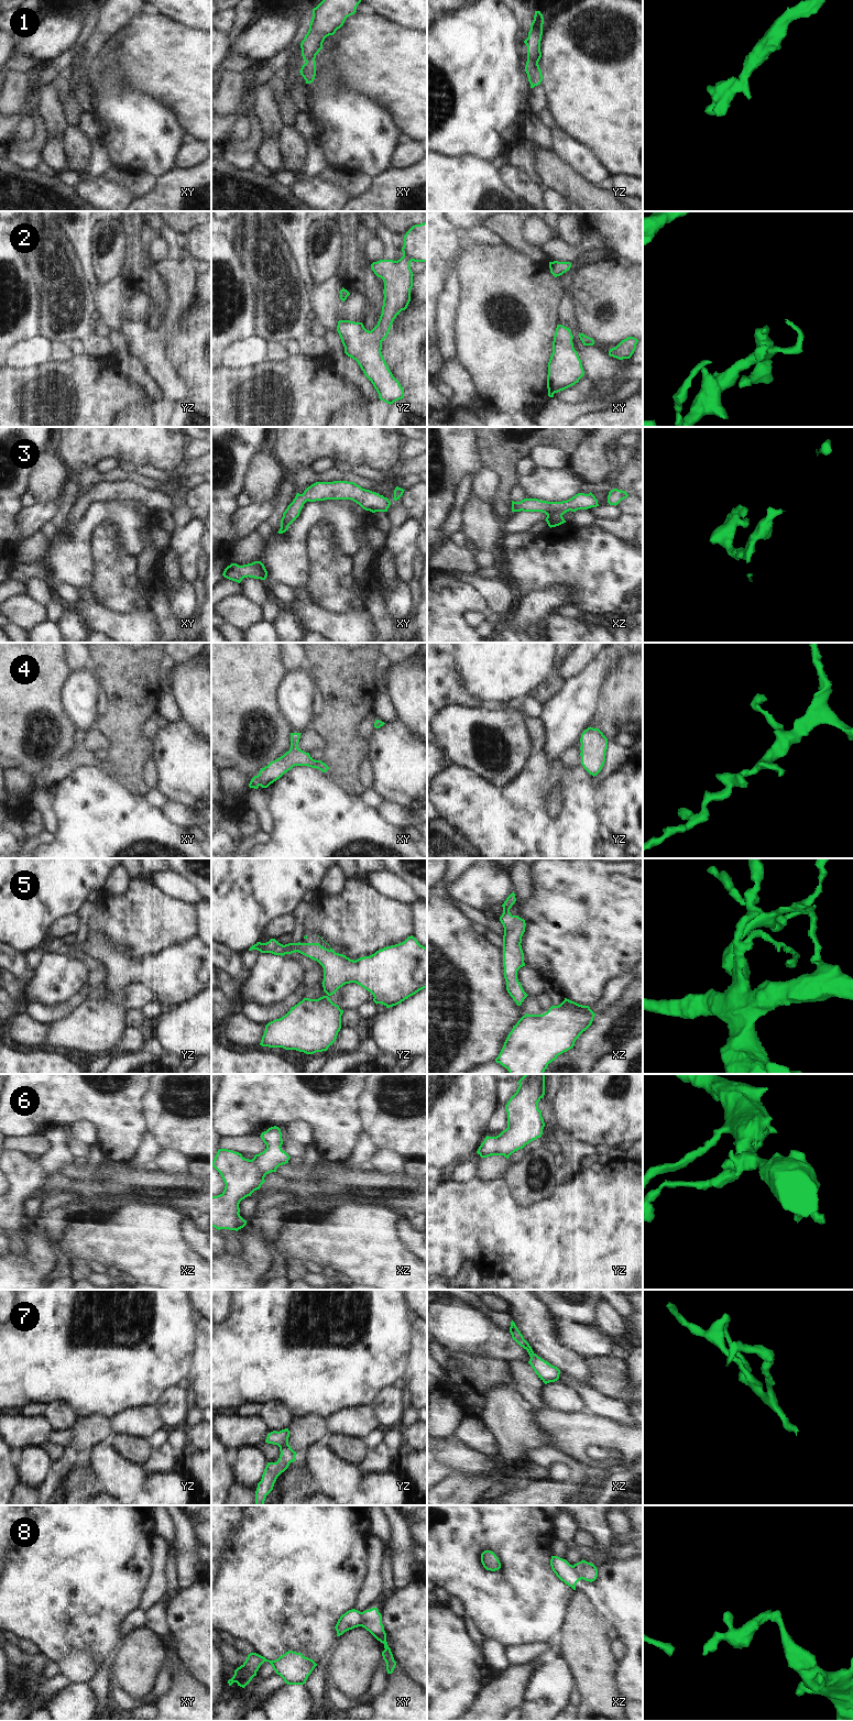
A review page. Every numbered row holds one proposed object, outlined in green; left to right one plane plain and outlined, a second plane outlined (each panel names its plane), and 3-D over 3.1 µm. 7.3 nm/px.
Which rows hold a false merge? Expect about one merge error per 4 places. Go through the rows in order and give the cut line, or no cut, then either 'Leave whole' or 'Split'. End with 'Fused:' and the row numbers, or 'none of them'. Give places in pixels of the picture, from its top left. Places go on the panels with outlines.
1: No split. Leave whole
2: No split. Leave whole
3: No split. Leave whole
4: No split. Leave whole
5: No split. Leave whole
6: No split. Leave whole
7: No split. Leave whole
8: Split along xy (362, 1612), (359, 1625). Split
Fused: 8.

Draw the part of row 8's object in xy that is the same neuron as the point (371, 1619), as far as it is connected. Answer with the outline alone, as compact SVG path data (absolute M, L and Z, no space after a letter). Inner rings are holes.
M372 1608L362 1612L362 1622L361 1625L367 1631L369 1631L378 1641L384 1644L384 1651L382 1652L383 1659L386 1663L387 1674L392 1674L396 1662L394 1660L391 1648L386 1642L386 1633L382 1624L382 1615L379 1612L378 1608Z

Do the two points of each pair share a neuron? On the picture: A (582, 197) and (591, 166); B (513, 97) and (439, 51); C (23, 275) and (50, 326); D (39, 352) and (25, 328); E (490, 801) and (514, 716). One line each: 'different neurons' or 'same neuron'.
A: different neurons
B: same neuron
C: different neurons
D: different neurons
E: different neurons

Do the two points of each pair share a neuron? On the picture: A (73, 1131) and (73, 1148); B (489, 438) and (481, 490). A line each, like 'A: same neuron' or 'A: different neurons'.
A: different neurons
B: different neurons

